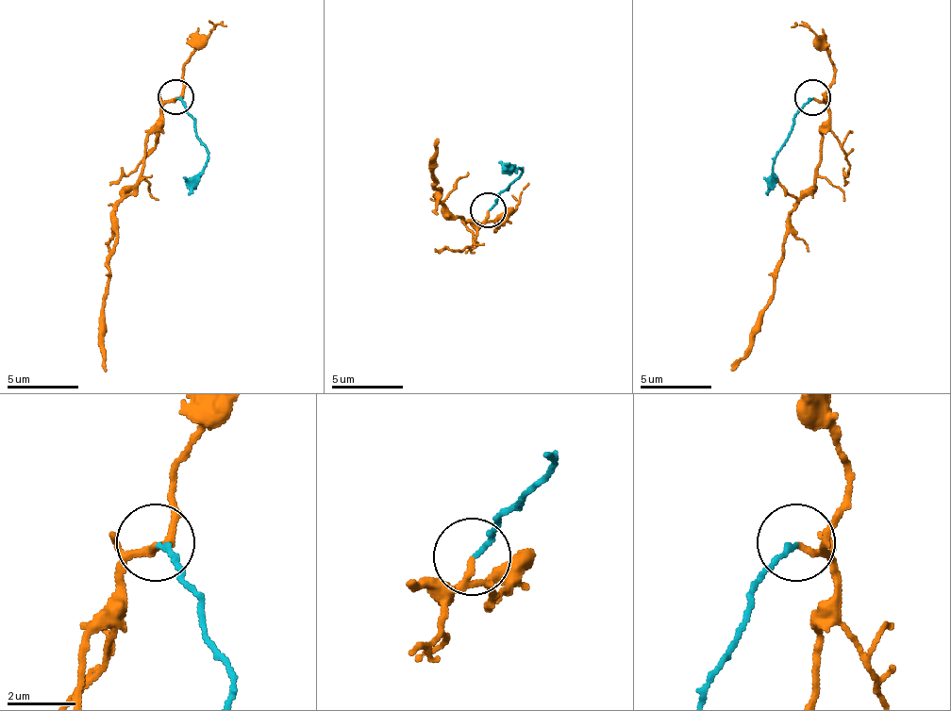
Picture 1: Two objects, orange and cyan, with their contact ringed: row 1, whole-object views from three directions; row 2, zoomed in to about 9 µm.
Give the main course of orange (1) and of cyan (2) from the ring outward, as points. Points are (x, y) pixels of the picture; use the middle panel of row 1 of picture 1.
1: (489, 210), (476, 228), (456, 219), (437, 194), (435, 181), (439, 139)
2: (489, 210), (510, 186), (520, 169), (506, 162)

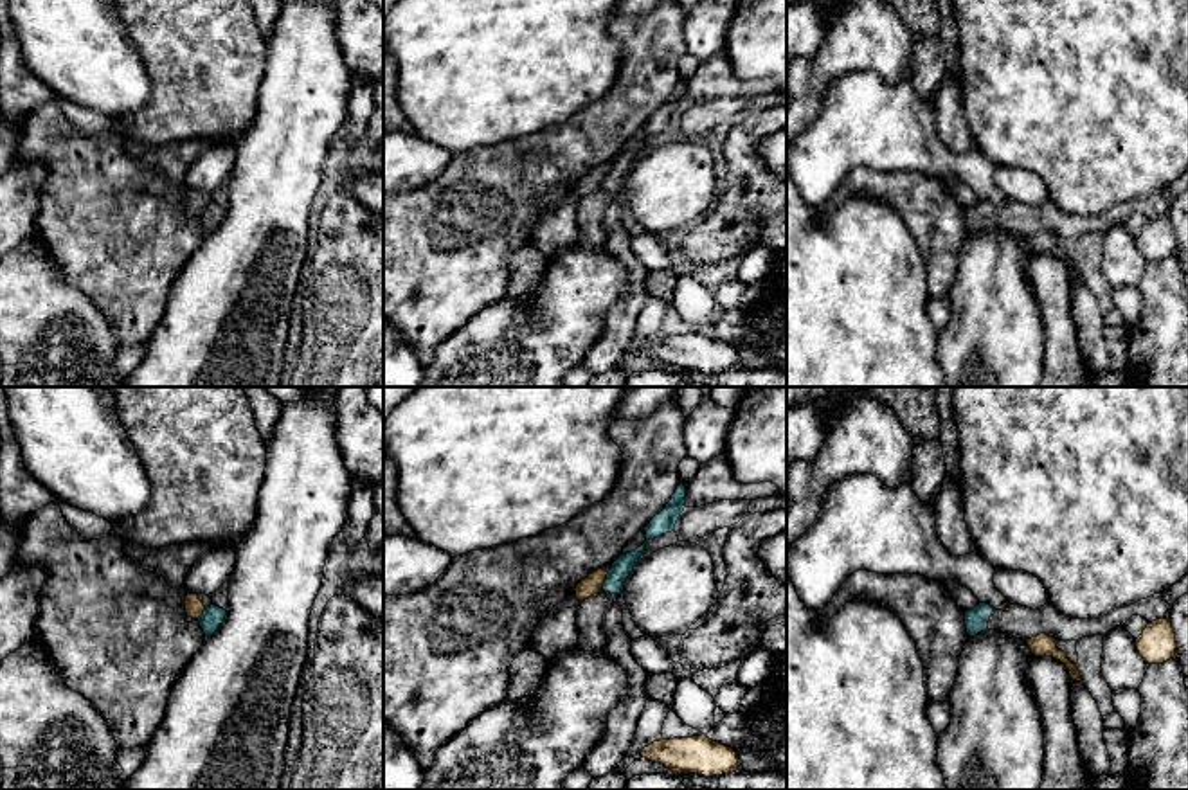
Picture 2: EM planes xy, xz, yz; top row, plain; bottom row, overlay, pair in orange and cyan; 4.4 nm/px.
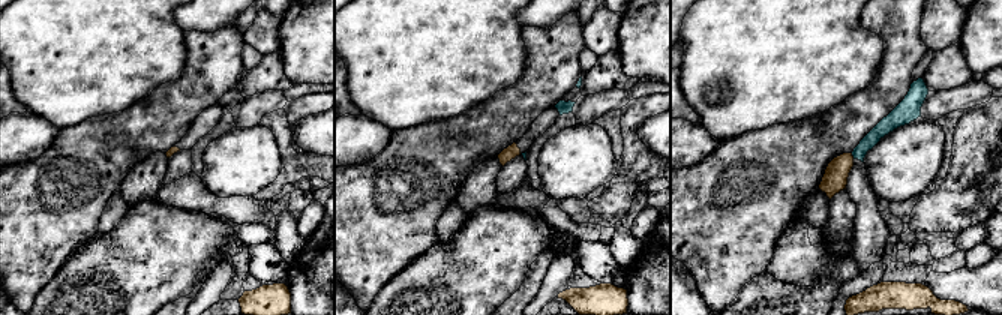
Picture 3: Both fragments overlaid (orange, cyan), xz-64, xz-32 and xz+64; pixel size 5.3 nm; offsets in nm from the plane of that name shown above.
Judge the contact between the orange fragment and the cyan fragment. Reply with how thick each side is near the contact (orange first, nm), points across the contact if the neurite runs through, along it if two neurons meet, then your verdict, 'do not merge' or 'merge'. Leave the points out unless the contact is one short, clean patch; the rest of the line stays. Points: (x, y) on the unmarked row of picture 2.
90/90 nm | along xz (609, 170), (602, 184) | do not merge

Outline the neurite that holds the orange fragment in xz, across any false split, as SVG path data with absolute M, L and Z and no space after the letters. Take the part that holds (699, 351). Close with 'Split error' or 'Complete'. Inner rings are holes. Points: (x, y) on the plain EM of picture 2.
M706 331L653 338L643 346L641 355L661 360L671 369L704 374L738 367L738 349L709 337Z. Complete

